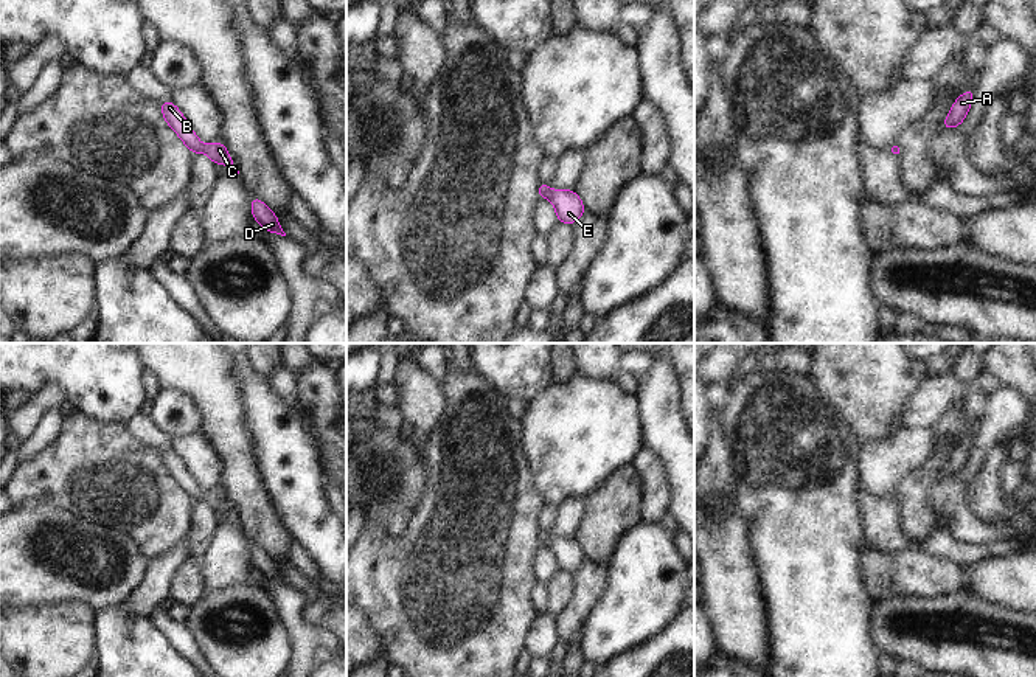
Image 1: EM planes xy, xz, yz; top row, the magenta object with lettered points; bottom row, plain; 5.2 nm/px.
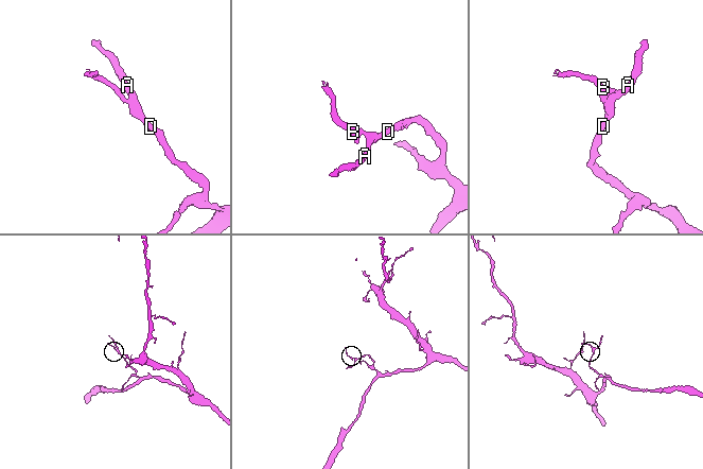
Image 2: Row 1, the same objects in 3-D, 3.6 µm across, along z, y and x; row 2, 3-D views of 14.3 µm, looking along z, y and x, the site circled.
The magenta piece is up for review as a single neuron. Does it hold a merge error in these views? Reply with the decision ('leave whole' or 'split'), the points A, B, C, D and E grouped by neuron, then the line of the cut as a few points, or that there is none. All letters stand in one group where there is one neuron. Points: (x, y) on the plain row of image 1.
leave whole; groups A B C D E; cut none

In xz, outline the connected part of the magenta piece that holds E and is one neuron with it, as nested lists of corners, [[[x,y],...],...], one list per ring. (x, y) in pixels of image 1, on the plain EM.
[[[537,531],[541,547],[548,547],[555,554],[555,564],[561,571],[573,573],[587,557],[575,537],[551,537],[545,531]]]

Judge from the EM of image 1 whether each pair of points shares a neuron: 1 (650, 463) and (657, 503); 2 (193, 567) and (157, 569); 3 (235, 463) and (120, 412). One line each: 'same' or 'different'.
1: same
2: different
3: different

